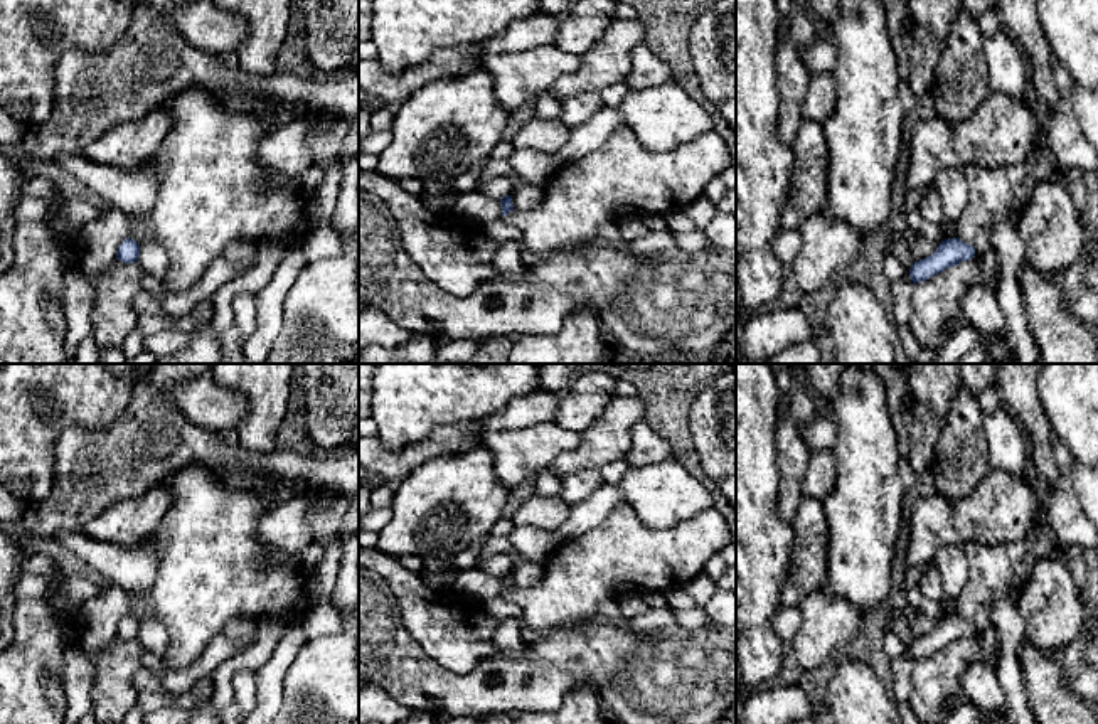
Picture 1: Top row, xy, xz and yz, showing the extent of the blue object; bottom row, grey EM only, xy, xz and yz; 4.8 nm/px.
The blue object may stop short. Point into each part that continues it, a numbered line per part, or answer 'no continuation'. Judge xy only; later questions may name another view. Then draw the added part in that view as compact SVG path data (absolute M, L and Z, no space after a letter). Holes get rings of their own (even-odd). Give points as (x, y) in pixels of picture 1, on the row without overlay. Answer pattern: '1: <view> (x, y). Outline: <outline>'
no continuation

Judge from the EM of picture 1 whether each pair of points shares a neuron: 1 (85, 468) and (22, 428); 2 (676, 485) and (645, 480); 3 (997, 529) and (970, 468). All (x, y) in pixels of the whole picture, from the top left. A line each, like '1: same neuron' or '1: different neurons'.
1: different neurons
2: same neuron
3: different neurons

